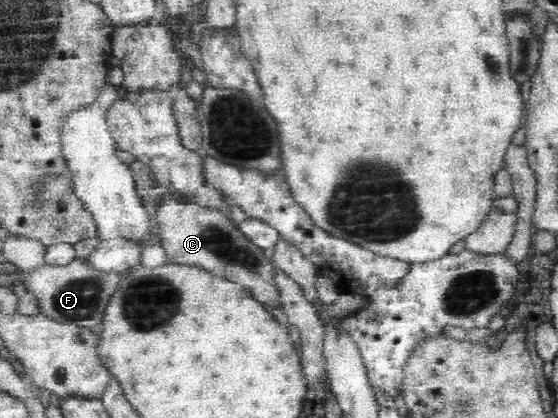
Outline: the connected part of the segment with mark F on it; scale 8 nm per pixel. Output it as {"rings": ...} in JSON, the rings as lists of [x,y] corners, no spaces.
{"rings":[[[76,257],[66,265],[44,264],[28,273],[20,273],[18,279],[24,281],[28,291],[38,296],[41,311],[52,319],[69,323],[79,328],[90,329],[98,339],[102,337],[101,322],[106,306],[110,303],[113,293],[118,291],[124,271],[104,271],[94,267],[87,258]]]}

